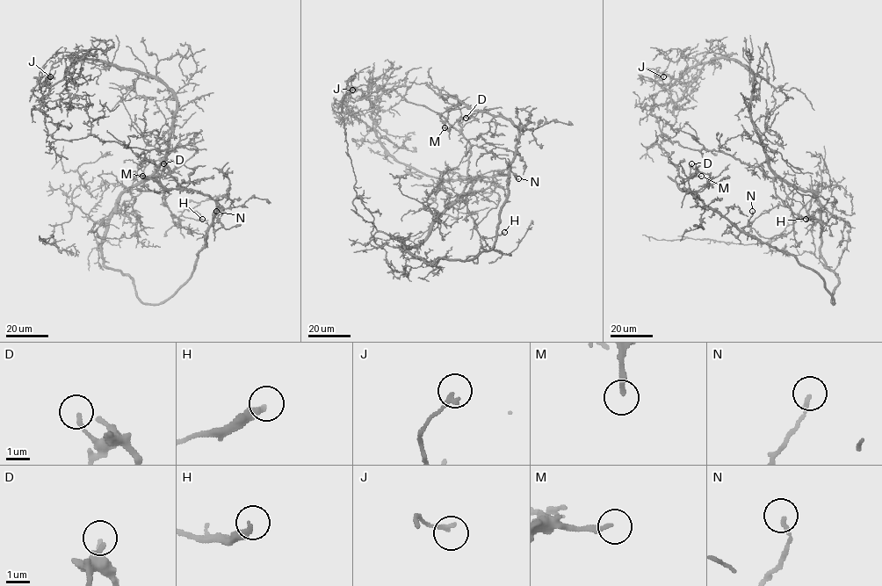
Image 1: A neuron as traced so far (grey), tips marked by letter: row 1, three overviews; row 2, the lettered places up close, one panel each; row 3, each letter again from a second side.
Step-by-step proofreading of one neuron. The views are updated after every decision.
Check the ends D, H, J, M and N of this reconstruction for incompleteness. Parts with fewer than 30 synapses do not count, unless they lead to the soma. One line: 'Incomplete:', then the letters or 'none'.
Incomplete: none

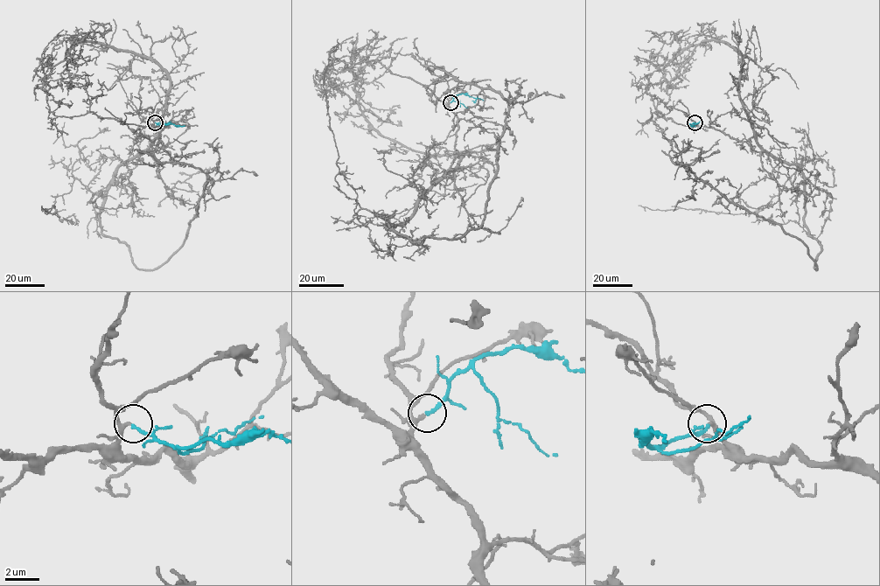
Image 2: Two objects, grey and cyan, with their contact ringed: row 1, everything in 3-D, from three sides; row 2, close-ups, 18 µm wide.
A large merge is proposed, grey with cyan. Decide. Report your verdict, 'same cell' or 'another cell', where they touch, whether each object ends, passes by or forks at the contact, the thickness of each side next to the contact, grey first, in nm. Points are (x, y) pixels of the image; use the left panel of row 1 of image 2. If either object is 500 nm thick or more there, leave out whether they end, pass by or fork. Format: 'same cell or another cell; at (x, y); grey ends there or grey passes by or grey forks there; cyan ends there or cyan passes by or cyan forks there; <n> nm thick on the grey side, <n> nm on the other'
same cell; at (155, 122); grey passes by; cyan ends there; 200 nm thick on the grey side, 190 nm on the other

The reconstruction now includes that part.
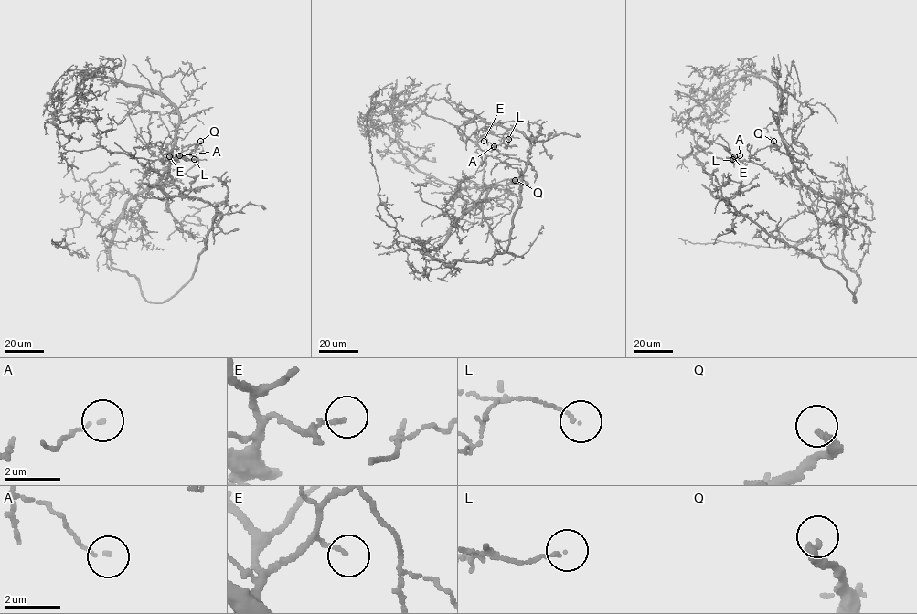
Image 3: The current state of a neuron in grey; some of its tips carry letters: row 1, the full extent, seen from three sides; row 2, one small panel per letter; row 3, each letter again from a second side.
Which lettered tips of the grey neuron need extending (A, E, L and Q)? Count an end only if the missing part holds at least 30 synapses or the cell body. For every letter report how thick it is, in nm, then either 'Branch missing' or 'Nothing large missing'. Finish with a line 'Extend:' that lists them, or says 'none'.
A: Thickness 100 nm. Nothing large missing
E: Thickness 130 nm. Nothing large missing
L: Thickness 90 nm. Nothing large missing
Q: Thickness 320 nm. Branch missing
Extend: Q

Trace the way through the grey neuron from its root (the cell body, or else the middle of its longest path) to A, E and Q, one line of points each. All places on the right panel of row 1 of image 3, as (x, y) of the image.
A: (844, 238), (843, 208), (836, 199), (795, 185), (785, 175), (758, 164), (729, 159), (740, 155)
E: (844, 238), (843, 208), (836, 199), (822, 196), (804, 185), (795, 185), (785, 175), (734, 156)
Q: (844, 238), (844, 214), (839, 202), (822, 196), (804, 184), (795, 174), (792, 158), (780, 151), (773, 141)

